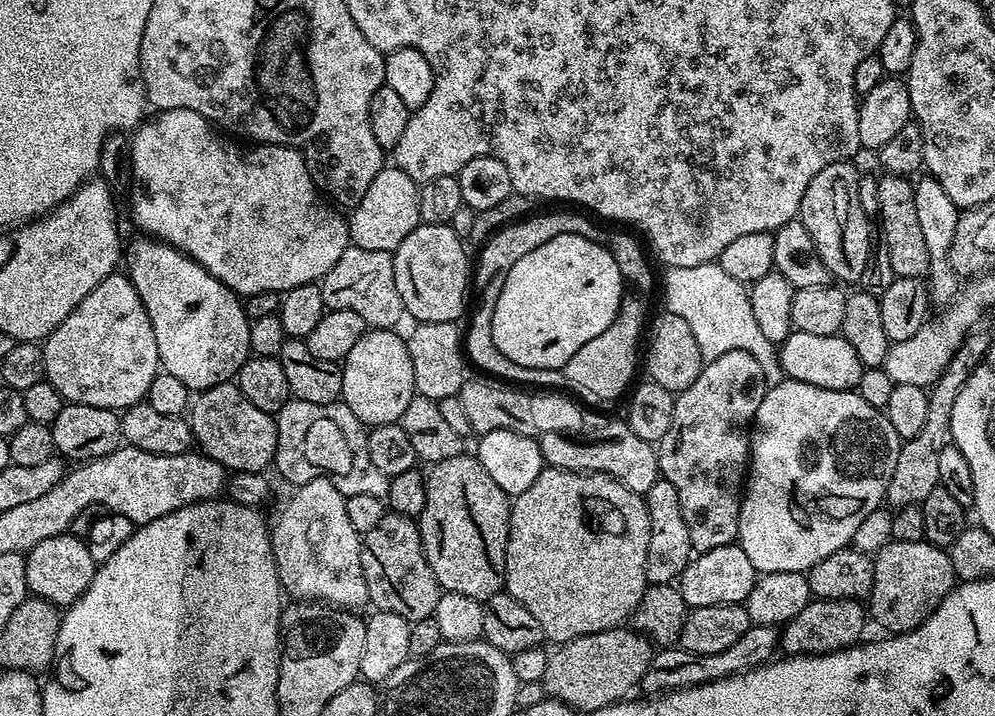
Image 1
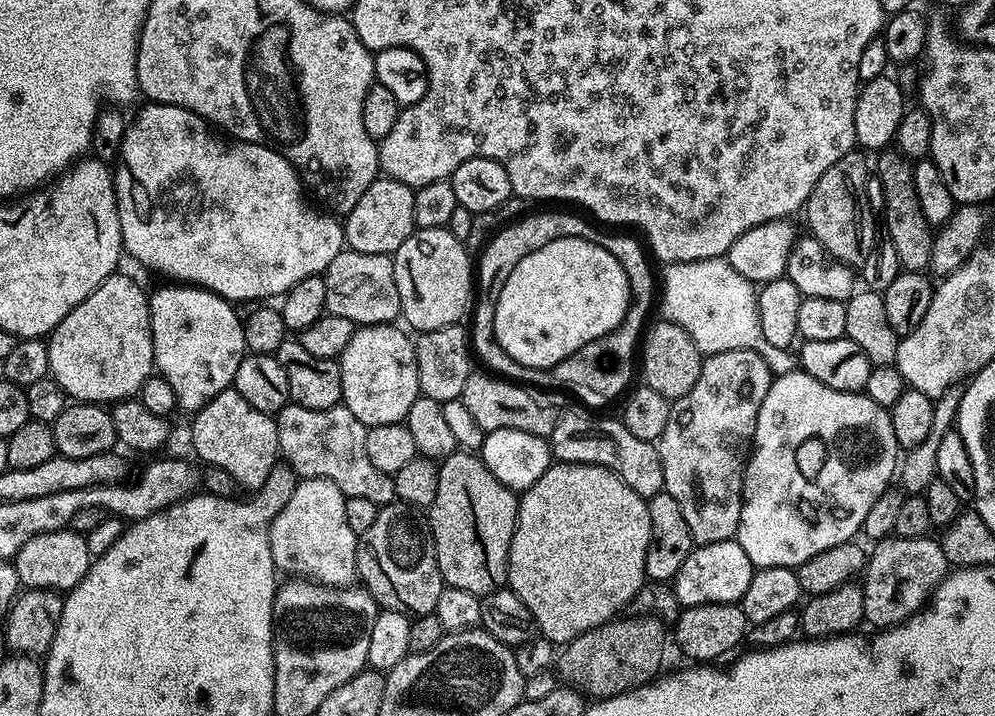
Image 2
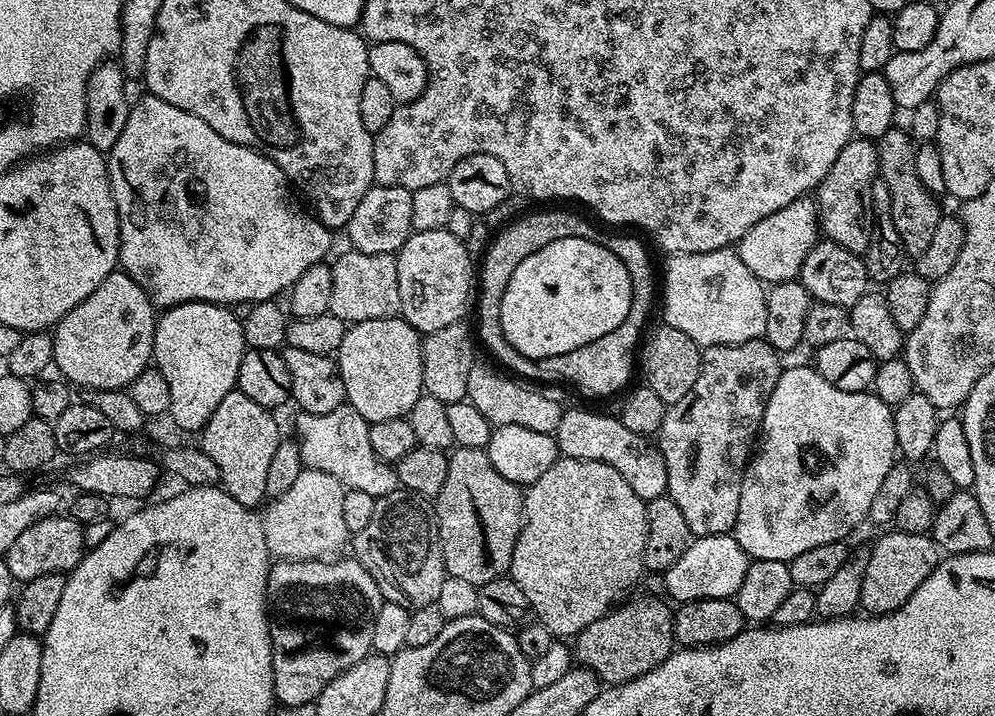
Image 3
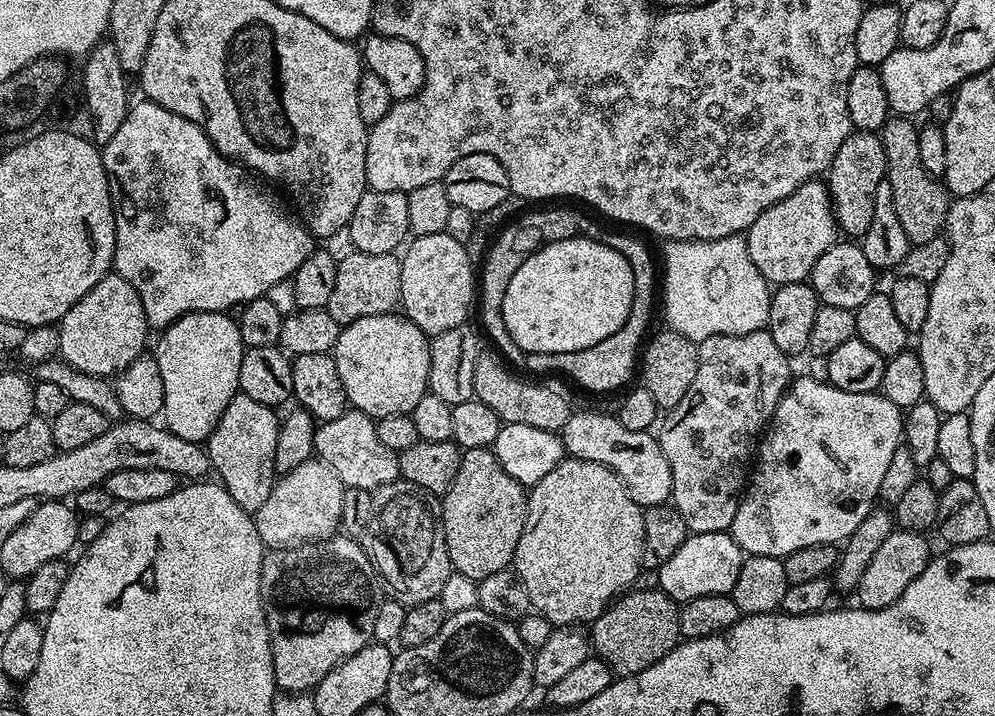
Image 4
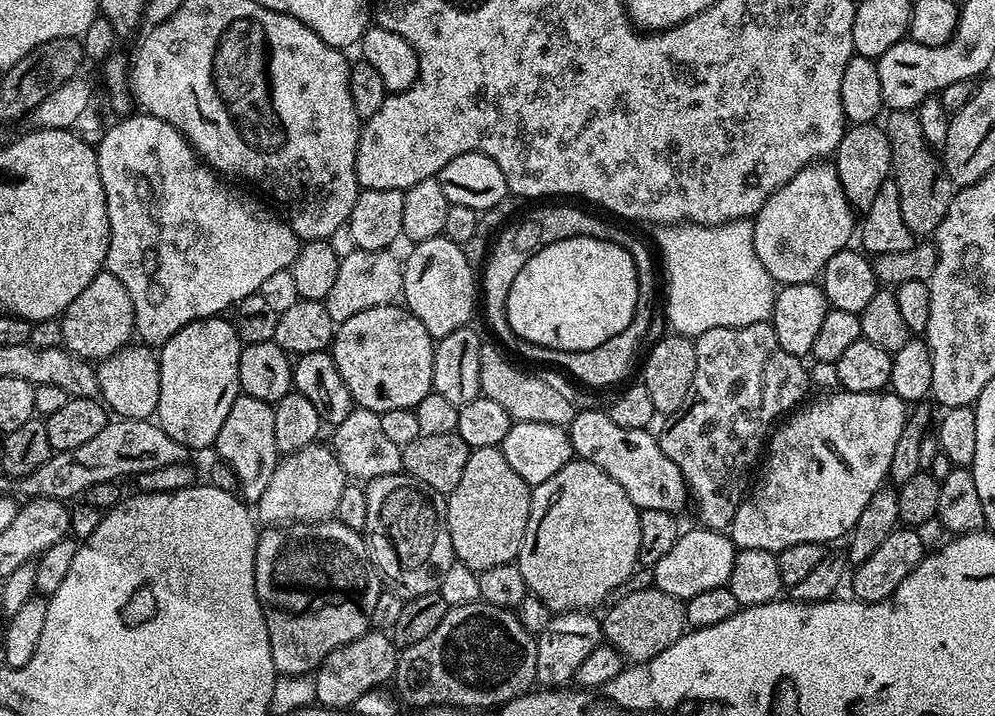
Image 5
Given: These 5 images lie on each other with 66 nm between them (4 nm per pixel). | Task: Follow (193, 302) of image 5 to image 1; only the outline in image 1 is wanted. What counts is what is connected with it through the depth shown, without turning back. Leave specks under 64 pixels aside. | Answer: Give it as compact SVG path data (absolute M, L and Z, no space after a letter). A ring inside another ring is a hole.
M166 110L157 111L156 117L145 119L143 123L135 129L130 140L130 189L132 188L132 220L141 228L141 233L149 237L163 240L165 244L171 244L179 252L191 257L199 262L204 269L218 278L227 288L237 295L245 296L250 293L279 292L284 293L294 286L315 283L323 279L342 258L342 254L350 246L348 238L348 225L345 217L335 207L329 206L318 195L312 175L308 173L308 163L304 160L304 155L297 148L288 148L285 144L262 144L253 143L252 148L243 148L240 144L231 144L202 114L194 114L194 110Z

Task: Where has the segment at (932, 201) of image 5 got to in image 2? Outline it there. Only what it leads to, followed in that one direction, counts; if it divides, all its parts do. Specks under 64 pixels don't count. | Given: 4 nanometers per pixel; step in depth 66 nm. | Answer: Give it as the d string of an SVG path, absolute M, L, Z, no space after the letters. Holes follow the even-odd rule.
M884 150L874 160L874 174L882 182L882 228L894 242L894 251L898 254L901 269L906 272L924 272L932 253L933 225L926 222L922 206L918 206L918 190L914 190L913 161L896 150Z

